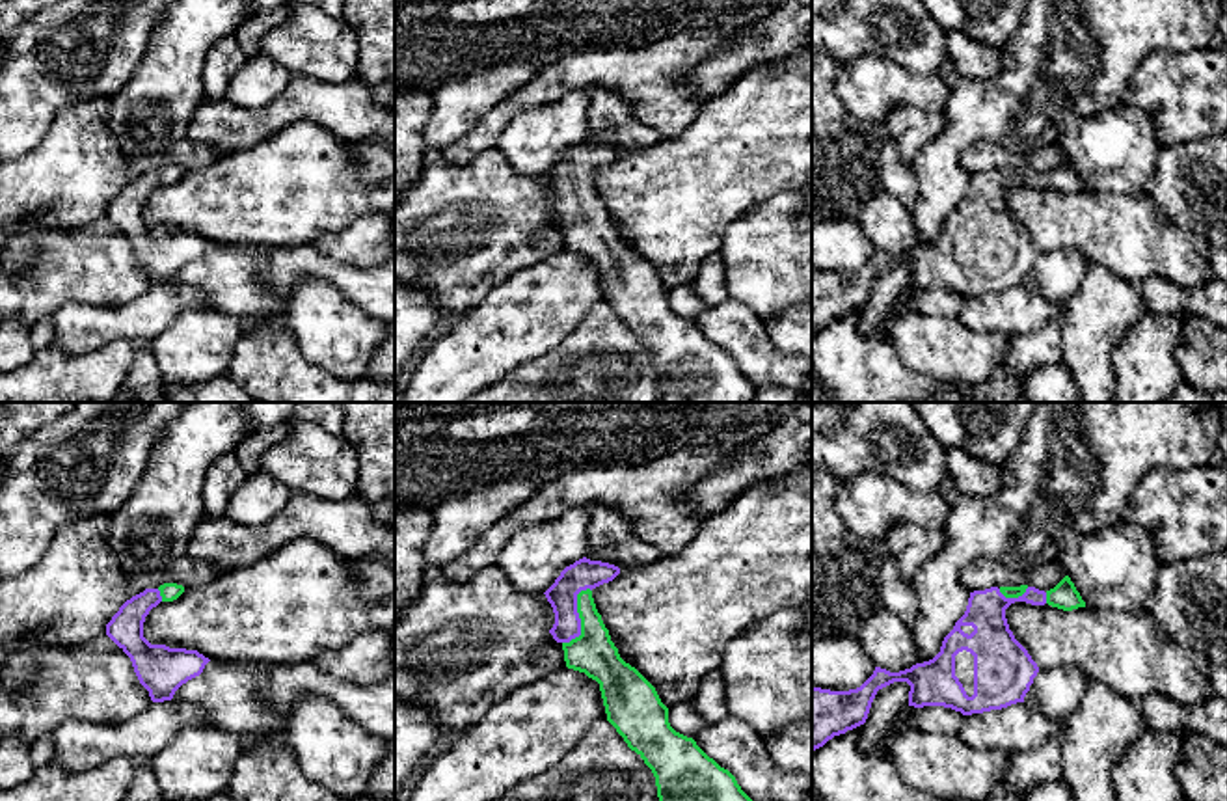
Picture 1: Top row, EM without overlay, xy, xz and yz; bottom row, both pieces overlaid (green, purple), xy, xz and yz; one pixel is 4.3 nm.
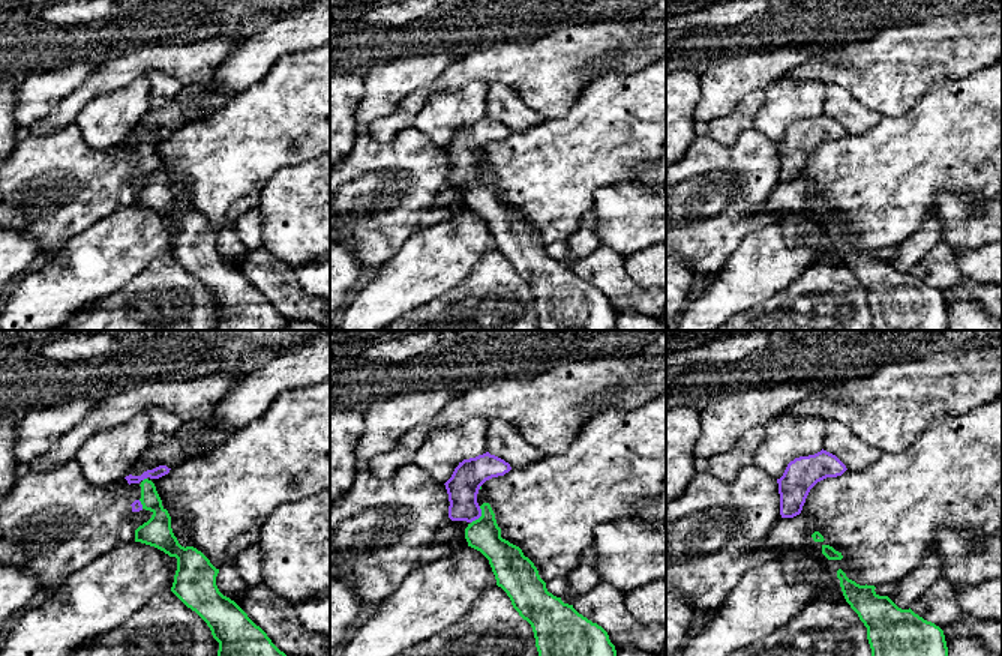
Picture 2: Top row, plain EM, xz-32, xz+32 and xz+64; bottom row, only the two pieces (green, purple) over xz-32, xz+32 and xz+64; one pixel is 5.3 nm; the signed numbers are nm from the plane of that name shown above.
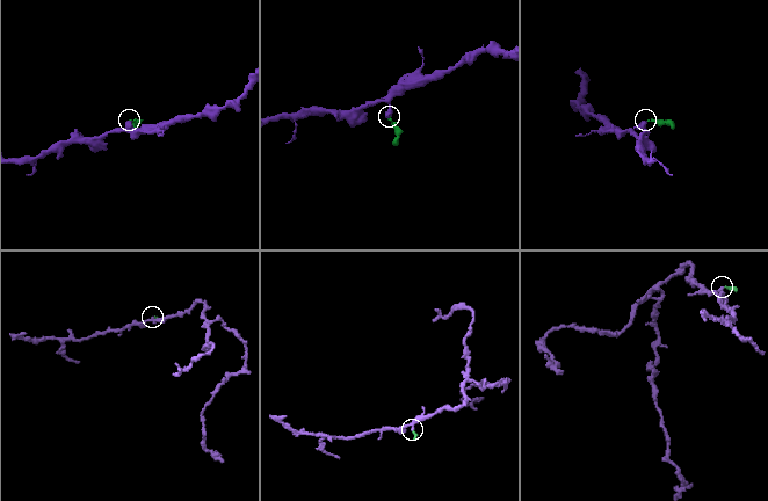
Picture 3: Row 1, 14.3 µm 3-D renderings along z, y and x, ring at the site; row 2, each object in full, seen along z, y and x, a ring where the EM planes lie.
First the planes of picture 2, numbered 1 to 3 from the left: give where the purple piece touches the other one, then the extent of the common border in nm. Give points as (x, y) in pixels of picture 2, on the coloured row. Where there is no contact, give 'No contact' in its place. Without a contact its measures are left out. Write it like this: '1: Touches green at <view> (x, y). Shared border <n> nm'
1: Touches green at xz-32 (144, 479). Shared border 30 nm
2: Touches green at xz+32 (482, 515). Shared border 110 nm
3: No contact

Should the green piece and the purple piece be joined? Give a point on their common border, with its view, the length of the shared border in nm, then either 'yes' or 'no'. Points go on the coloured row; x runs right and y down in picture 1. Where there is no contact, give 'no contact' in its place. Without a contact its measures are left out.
contact xz (579, 617); length 280 nm; yes

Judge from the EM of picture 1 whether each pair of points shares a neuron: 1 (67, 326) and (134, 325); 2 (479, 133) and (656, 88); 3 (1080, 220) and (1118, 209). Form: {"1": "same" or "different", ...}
{"1": "same", "2": "same", "3": "same"}

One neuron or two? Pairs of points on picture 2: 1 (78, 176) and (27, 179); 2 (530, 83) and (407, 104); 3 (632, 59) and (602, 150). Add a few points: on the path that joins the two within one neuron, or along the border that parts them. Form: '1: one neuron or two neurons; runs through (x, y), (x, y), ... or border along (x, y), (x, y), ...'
1: one neuron; runs through (66, 179), (39, 179)
2: one neuron; runs through (500, 69), (465, 69), (437, 84)
3: two neurons; border along (650, 62), (633, 71), (609, 71), (593, 80)

